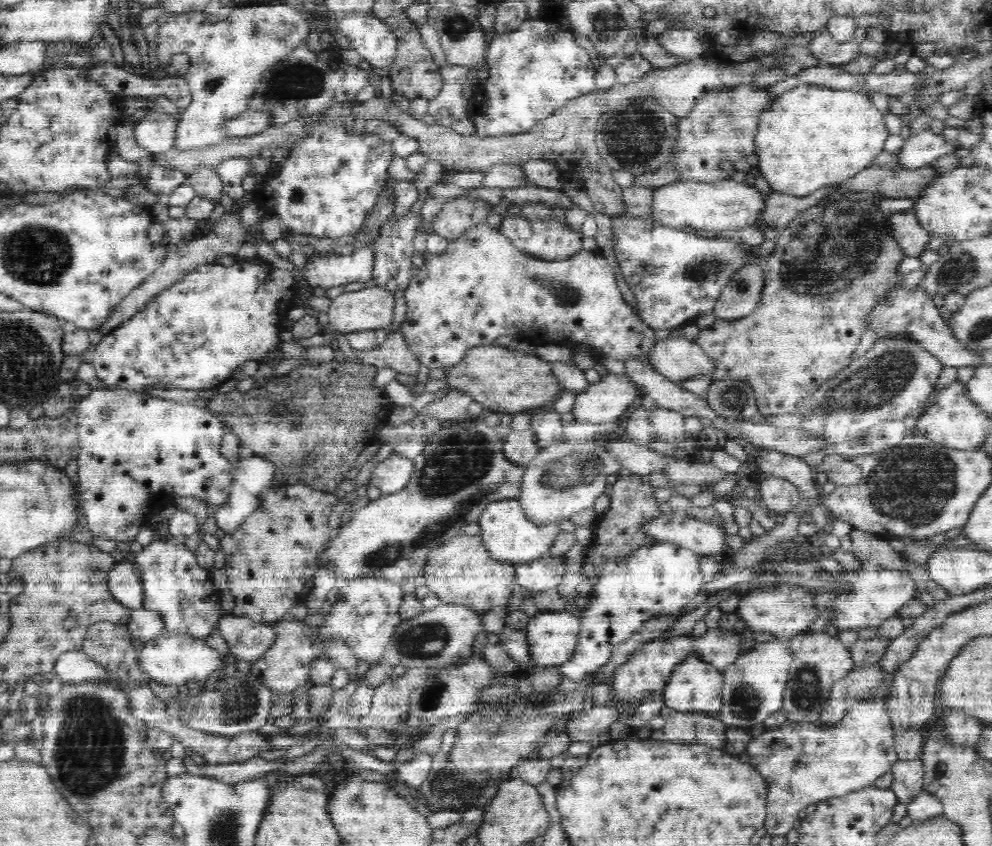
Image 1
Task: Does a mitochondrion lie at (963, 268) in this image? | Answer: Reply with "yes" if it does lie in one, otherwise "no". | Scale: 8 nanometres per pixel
yes

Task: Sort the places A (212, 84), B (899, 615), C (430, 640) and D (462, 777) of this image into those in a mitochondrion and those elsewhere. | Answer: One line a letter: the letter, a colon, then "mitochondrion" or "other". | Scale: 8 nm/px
A: mitochondrion
B: other
C: mitochondrion
D: mitochondrion

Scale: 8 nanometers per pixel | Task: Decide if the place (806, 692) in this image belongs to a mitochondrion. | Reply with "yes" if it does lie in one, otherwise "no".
yes

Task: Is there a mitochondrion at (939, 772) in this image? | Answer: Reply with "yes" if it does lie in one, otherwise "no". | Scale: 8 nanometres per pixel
no

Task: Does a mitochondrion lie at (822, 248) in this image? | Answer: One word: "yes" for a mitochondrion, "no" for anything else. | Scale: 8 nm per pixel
yes

